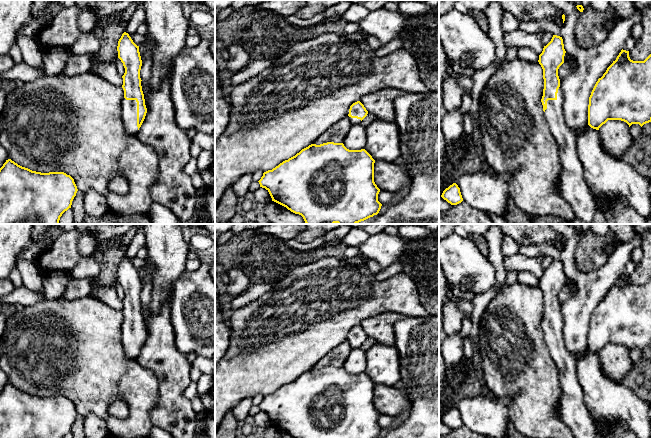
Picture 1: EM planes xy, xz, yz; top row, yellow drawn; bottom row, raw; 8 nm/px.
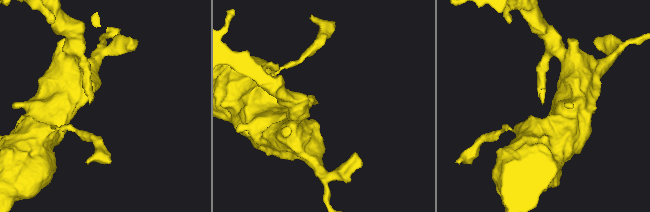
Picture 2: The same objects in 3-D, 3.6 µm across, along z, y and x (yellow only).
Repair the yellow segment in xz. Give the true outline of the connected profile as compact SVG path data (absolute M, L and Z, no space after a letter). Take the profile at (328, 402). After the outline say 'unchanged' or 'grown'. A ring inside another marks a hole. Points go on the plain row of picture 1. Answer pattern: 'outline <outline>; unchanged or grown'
outline M327 366L320 369L311 368L302 373L295 380L283 385L272 394L264 396L263 400L258 406L260 411L265 412L269 416L272 425L286 431L295 438L378 438L382 428L378 425L380 413L374 406L374 387L375 384L365 373L349 374L344 370L343 367L334 366Z; unchanged

